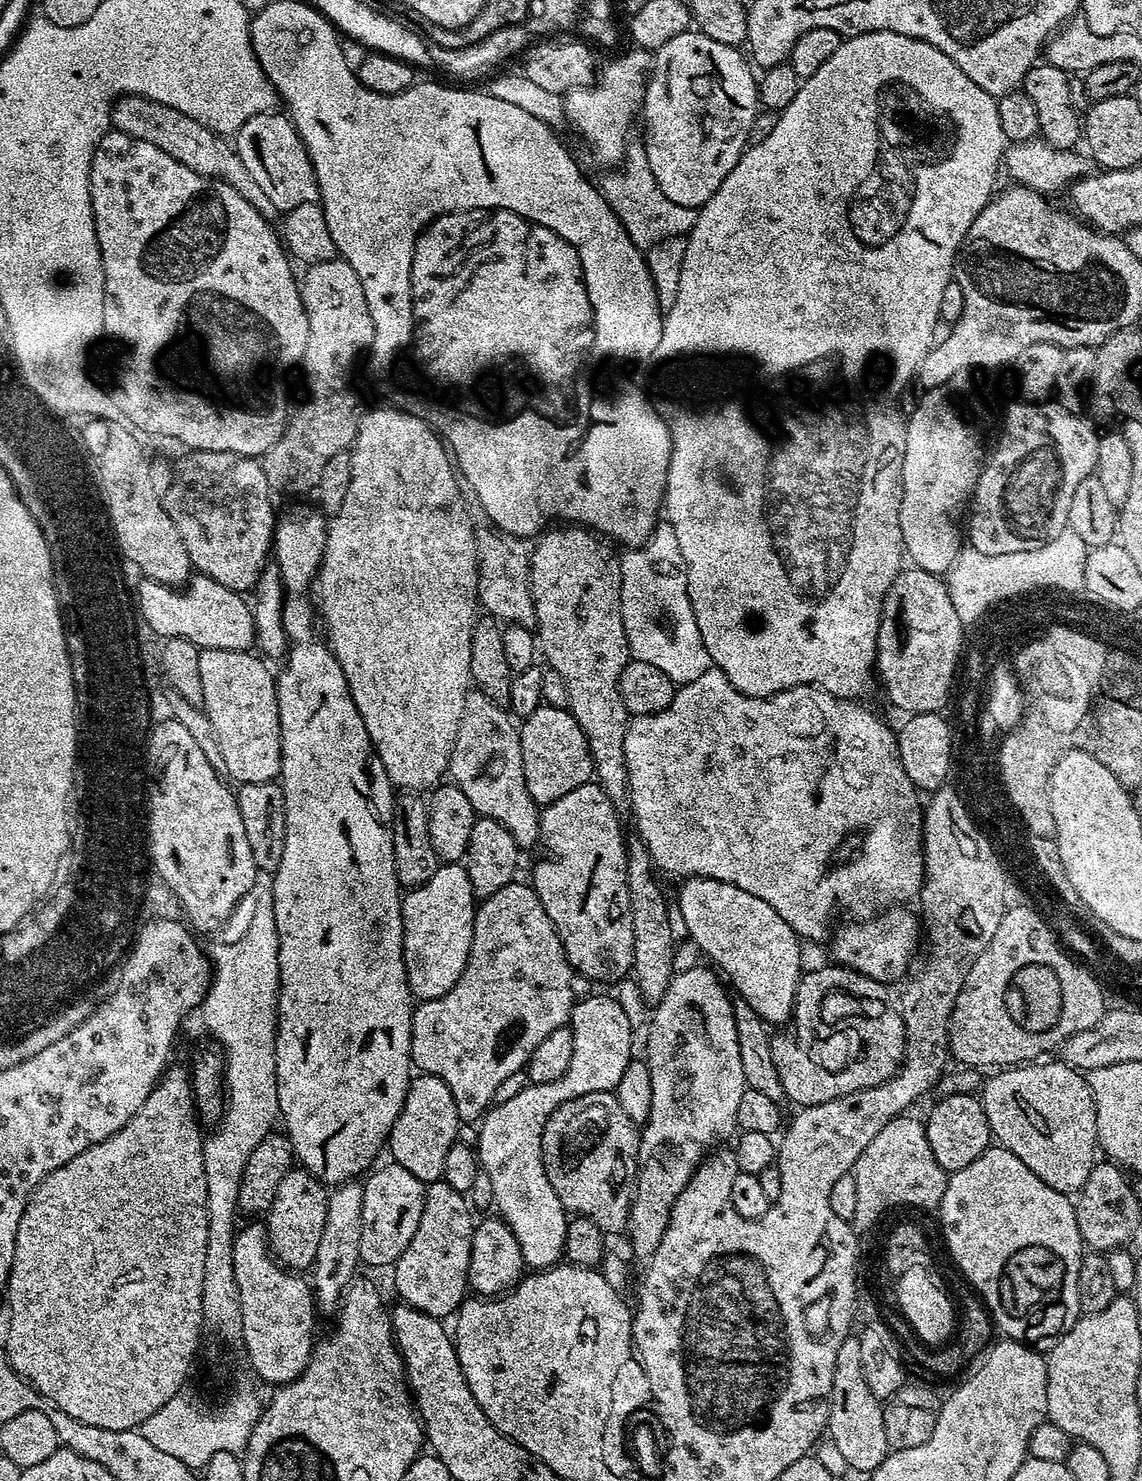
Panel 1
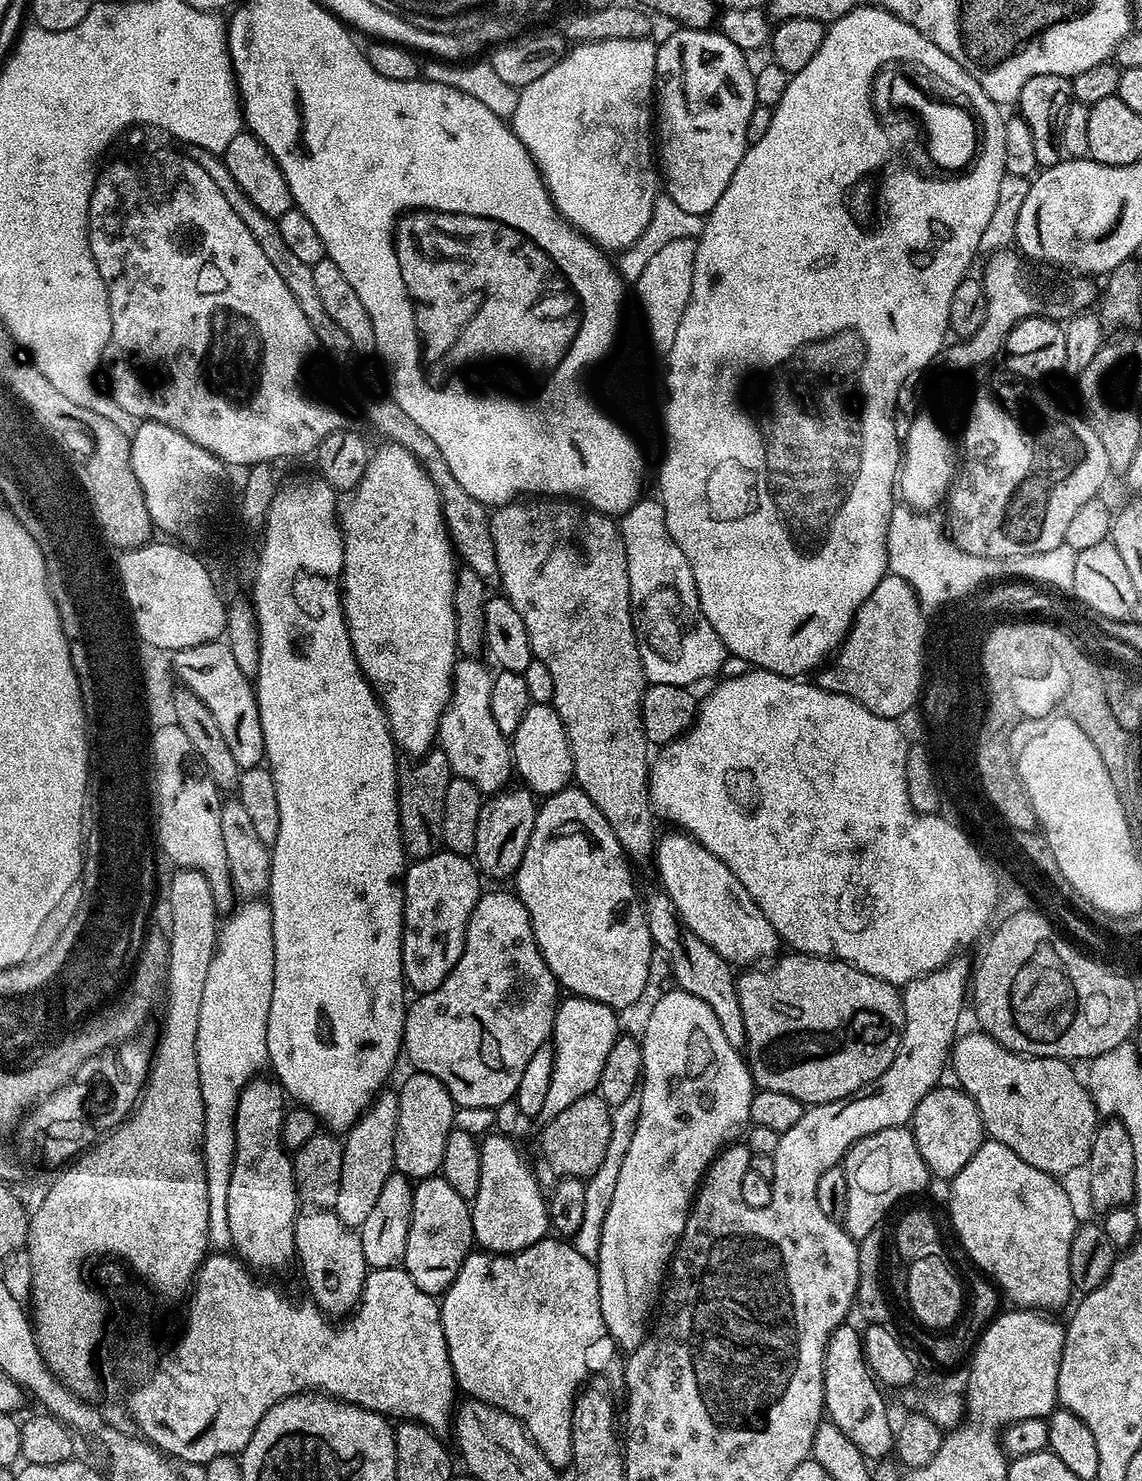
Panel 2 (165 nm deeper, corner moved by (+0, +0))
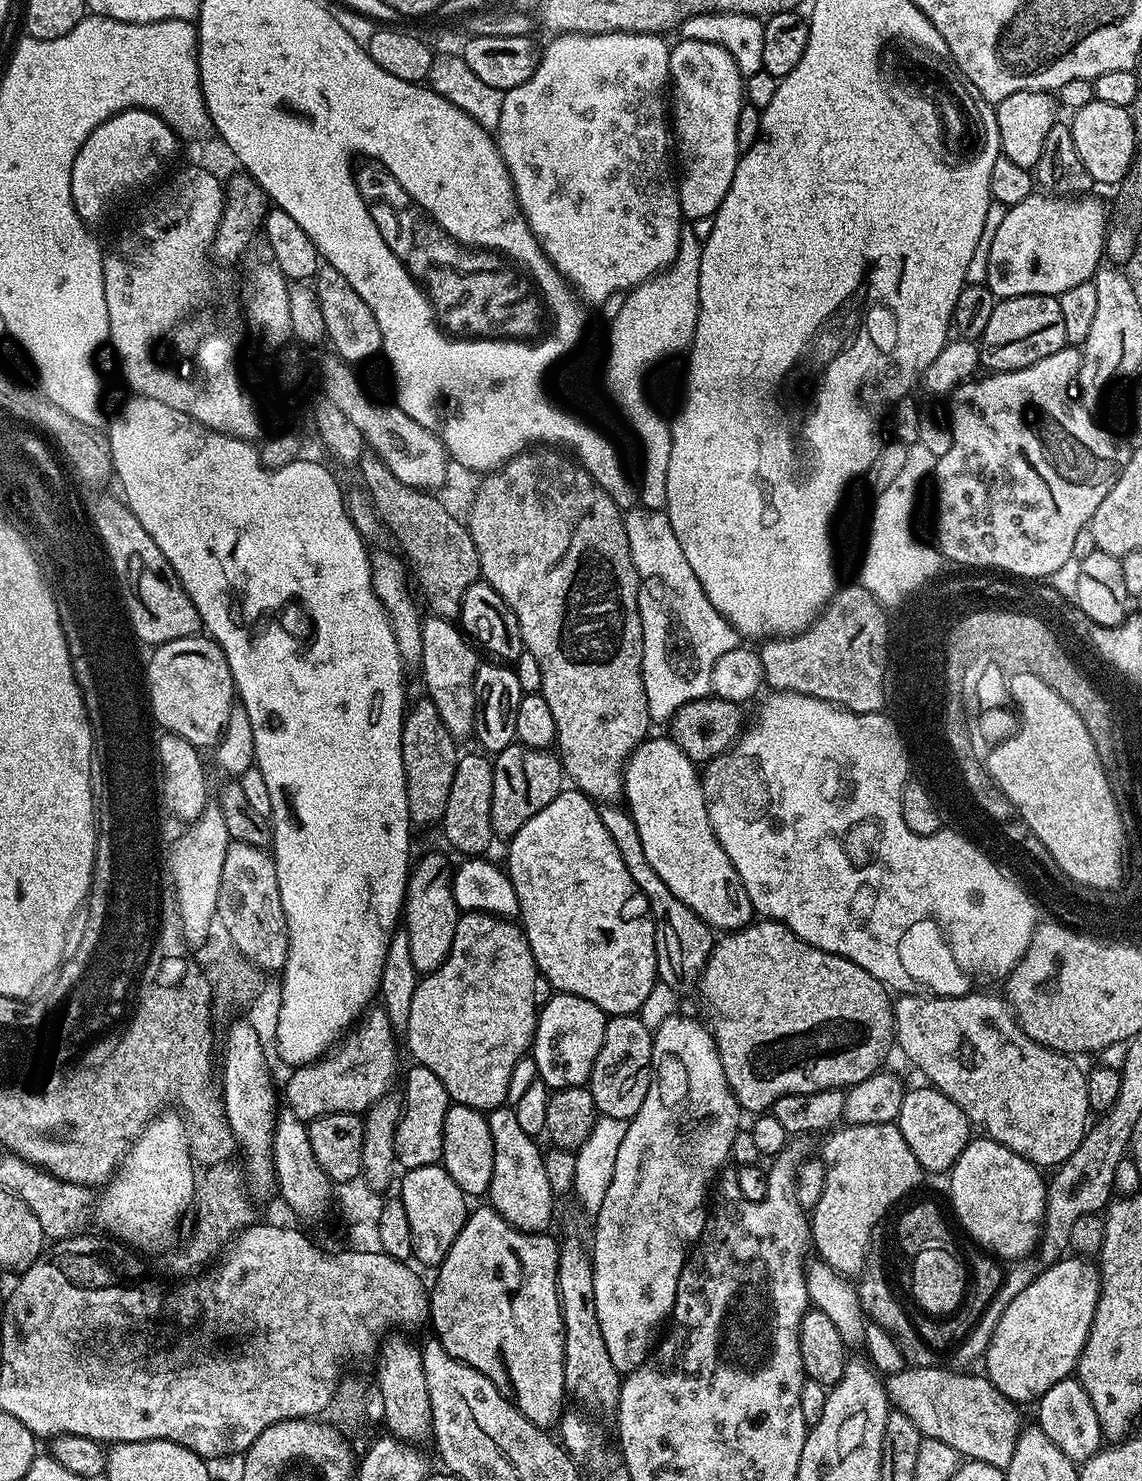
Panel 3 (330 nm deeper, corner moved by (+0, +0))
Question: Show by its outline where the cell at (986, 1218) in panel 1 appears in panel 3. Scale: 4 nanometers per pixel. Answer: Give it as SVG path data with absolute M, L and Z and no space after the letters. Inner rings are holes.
M969 1139L947 1177L952 1208L961 1226L980 1243L977 1245L983 1251L1004 1262L1023 1261L1037 1251L1040 1242L1048 1184L1045 1177L1040 1177L1042 1172L1037 1165L1014 1154L1005 1144L976 1139Z

